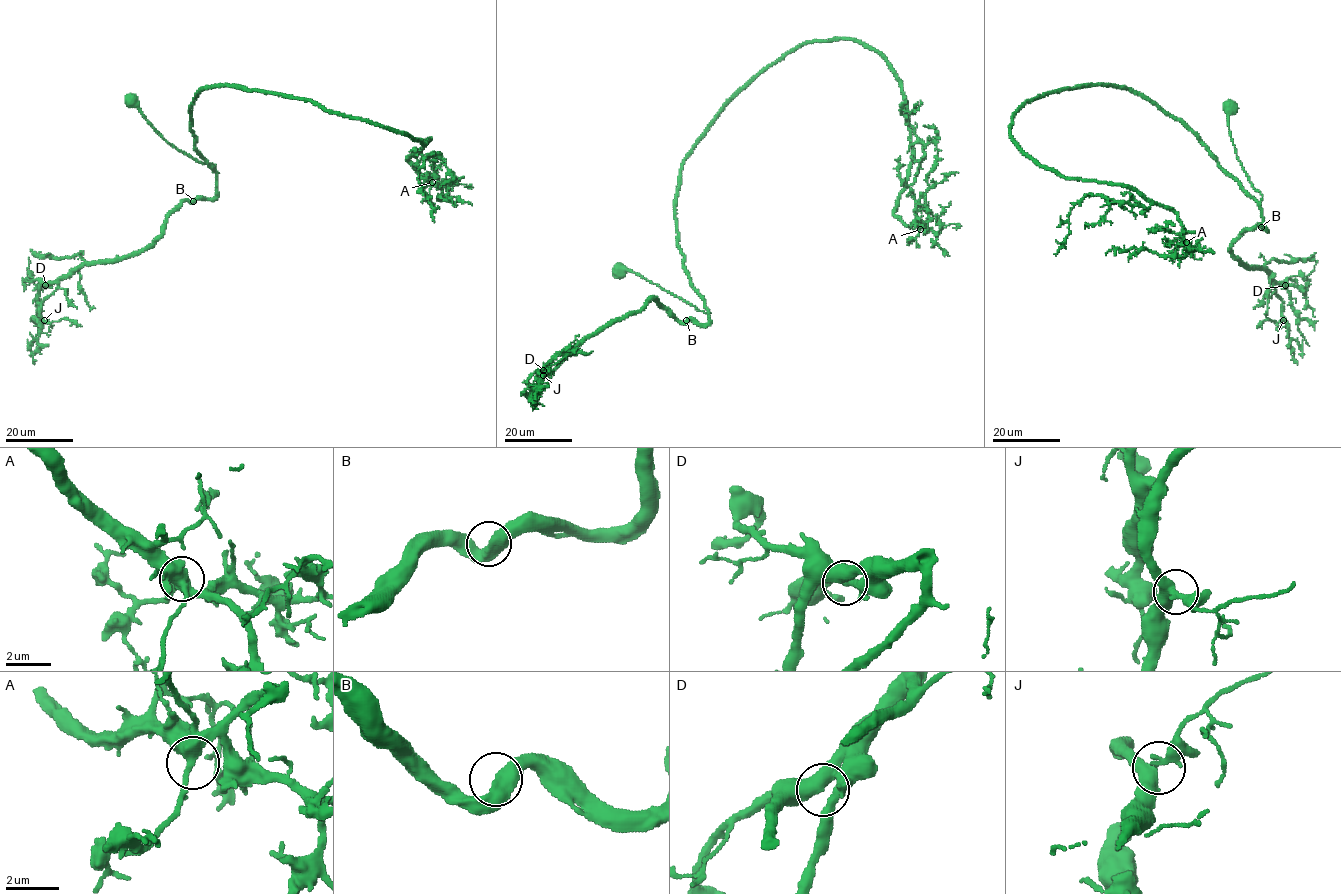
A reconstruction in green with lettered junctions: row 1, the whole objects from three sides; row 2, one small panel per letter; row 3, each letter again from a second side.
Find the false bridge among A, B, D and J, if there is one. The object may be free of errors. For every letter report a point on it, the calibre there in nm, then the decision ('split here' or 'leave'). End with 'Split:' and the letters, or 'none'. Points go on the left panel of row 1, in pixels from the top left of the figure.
A: (432, 182) | 400 nm | leave
B: (193, 201) | 500 nm | leave
D: (45, 285) | 480 nm | leave
J: (44, 320) | 400 nm | leave
Split: none

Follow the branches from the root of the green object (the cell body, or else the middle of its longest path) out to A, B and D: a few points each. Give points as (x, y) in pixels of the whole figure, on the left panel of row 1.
A: (132, 102), (217, 172), (195, 147), (196, 94), (224, 85), (310, 99), (428, 138), (408, 159), (432, 182)
B: (132, 102), (170, 144), (198, 161), (215, 166), (217, 195), (193, 200)
D: (132, 102), (170, 144), (215, 166), (217, 195), (181, 202), (161, 236), (147, 247), (87, 263), (45, 285)

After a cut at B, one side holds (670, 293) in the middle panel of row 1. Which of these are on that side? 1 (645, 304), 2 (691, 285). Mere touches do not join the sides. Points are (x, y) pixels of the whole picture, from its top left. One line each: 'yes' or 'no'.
1: no
2: no

